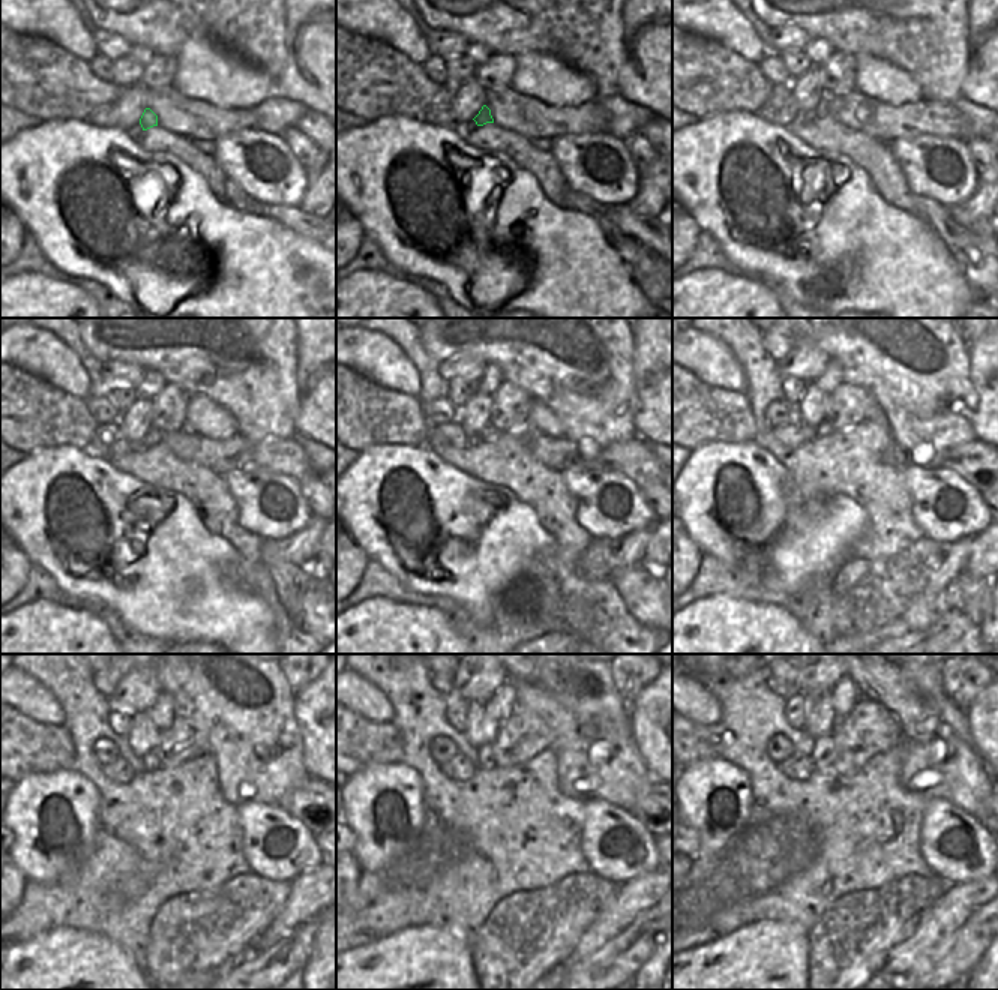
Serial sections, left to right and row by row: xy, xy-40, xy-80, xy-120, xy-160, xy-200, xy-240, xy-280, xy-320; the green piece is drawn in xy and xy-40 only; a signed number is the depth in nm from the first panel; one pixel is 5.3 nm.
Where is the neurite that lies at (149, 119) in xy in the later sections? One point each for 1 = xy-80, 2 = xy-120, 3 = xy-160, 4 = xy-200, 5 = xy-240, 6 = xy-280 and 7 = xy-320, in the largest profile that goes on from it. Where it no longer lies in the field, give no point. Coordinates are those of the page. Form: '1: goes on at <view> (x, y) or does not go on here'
1: goes on at xy-80 (823, 108)
2: goes on at xy-120 (153, 437)
3: goes on at xy-160 (488, 432)
4: goes on at xy-200 (824, 428)
5: goes on at xy-240 (150, 762)
6: goes on at xy-280 (486, 759)
7: goes on at xy-320 (824, 750)

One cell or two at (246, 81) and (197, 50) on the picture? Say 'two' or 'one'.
one

